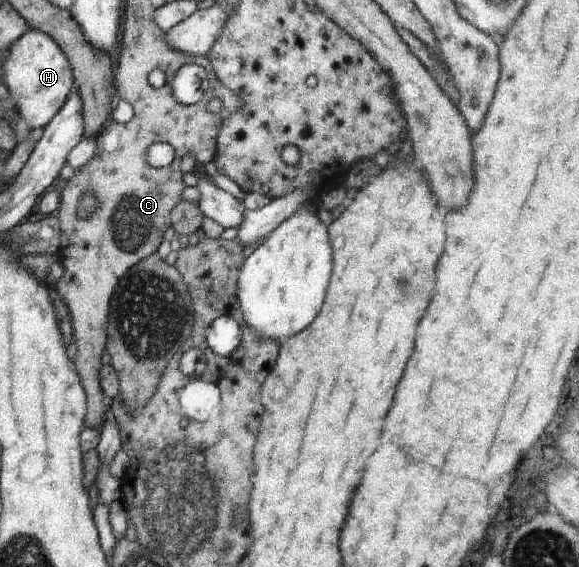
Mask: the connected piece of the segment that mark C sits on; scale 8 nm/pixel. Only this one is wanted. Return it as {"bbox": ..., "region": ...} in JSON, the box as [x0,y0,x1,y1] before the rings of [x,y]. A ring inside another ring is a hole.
{"bbox":[53,24,241,429],"region":[[[125,24],[122,50],[118,68],[114,73],[116,96],[130,103],[135,111],[129,122],[121,124],[109,120],[97,136],[97,148],[93,157],[81,168],[75,169],[73,177],[60,191],[60,204],[55,213],[59,220],[61,248],[59,257],[64,269],[62,279],[53,288],[63,296],[69,308],[73,337],[78,353],[74,359],[77,374],[81,378],[86,395],[85,425],[100,429],[111,413],[108,401],[99,384],[101,358],[107,345],[107,330],[111,298],[119,280],[137,262],[156,254],[164,233],[172,224],[170,213],[182,200],[184,183],[180,163],[185,154],[191,154],[199,163],[214,161],[217,138],[221,126],[237,108],[241,100],[225,88],[217,79],[206,56],[189,56],[169,48],[166,38],[161,40],[135,40],[135,28]],[[185,64],[201,66],[208,75],[208,88],[199,102],[193,105],[180,104],[172,97],[169,85],[175,74]],[[158,68],[166,76],[166,86],[154,88],[148,82],[150,72]],[[212,98],[221,100],[221,110],[210,112],[207,104]],[[151,144],[169,144],[175,158],[169,166],[155,168],[146,164],[145,150]],[[92,192],[98,200],[95,211],[79,218],[78,204],[84,194]]]}

